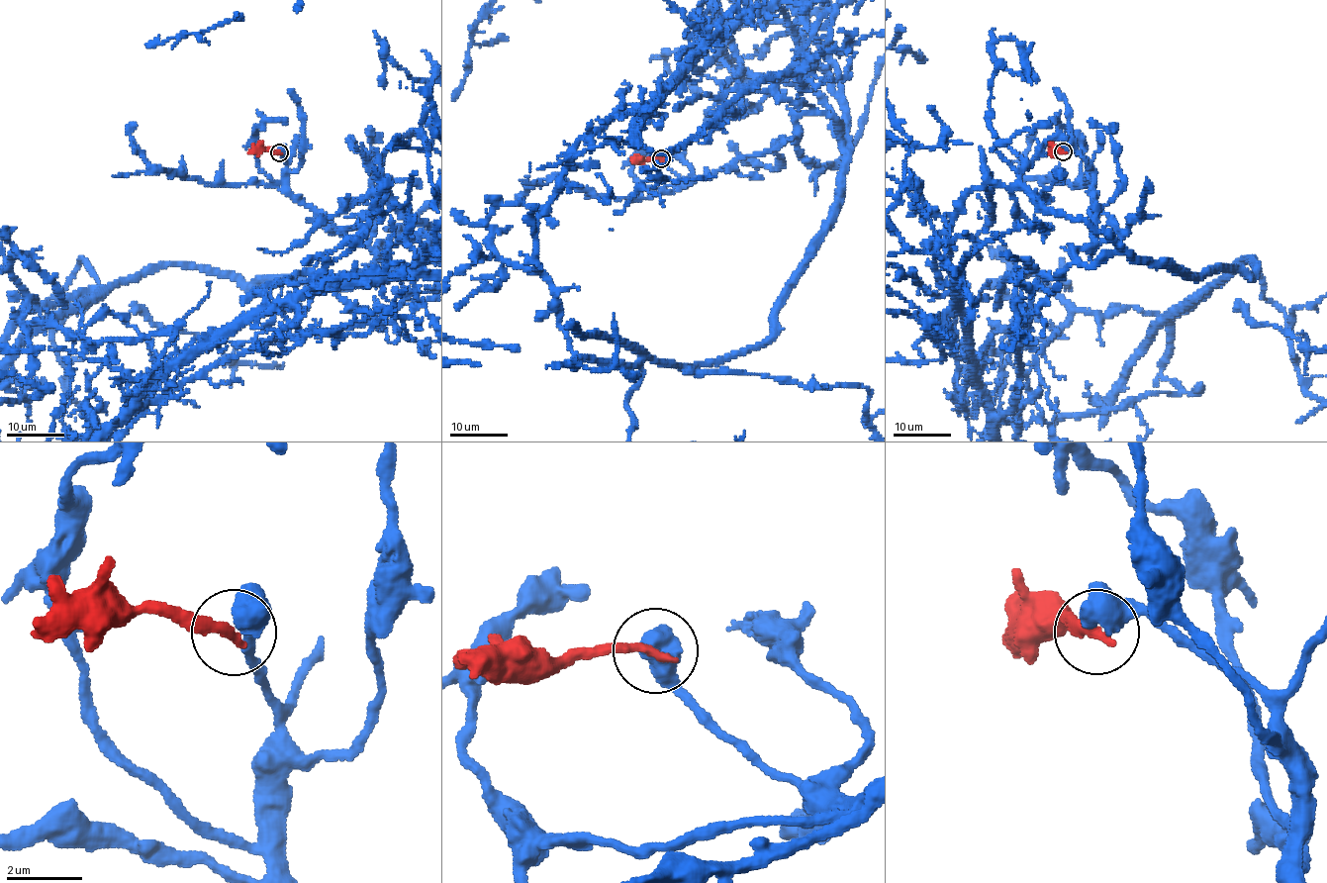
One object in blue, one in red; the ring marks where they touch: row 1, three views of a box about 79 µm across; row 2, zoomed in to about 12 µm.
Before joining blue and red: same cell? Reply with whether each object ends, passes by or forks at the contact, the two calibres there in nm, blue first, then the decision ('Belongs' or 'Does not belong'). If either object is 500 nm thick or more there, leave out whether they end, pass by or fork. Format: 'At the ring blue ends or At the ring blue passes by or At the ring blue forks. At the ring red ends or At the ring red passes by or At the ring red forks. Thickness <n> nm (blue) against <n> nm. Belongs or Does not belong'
Thickness 500 nm (blue) against 280 nm. Does not belong

